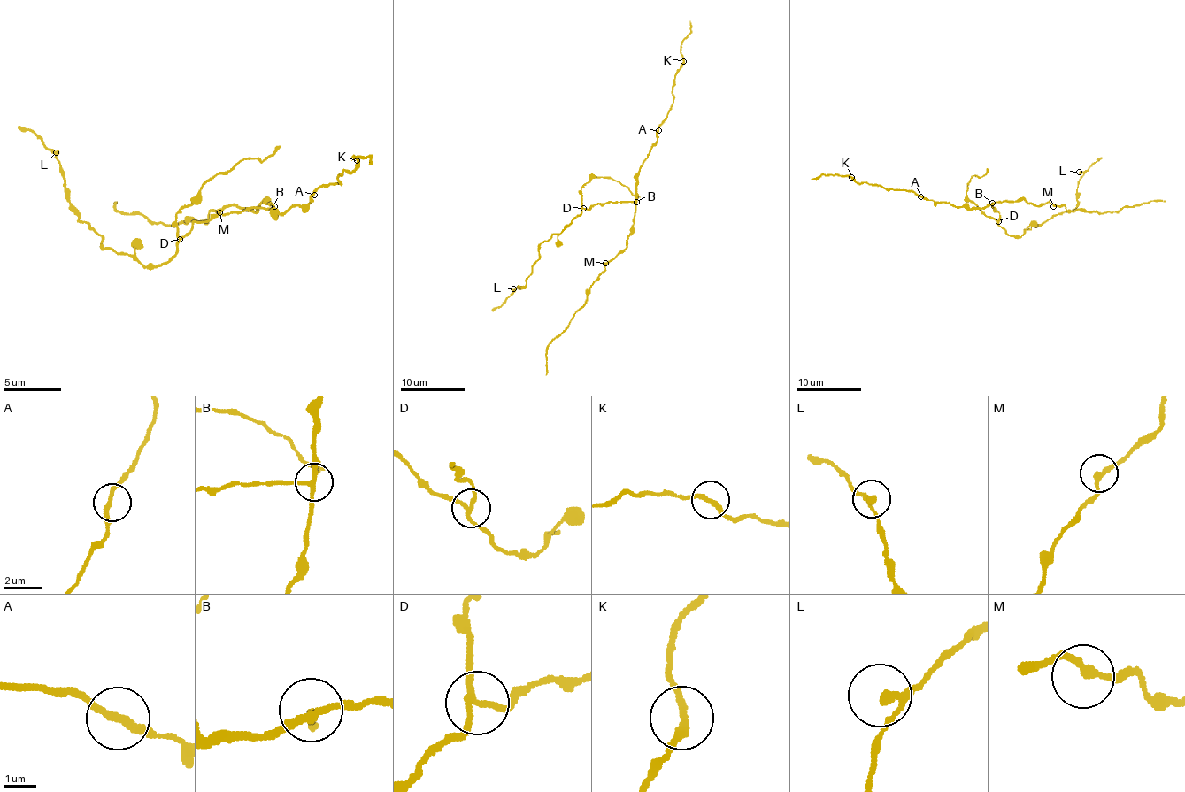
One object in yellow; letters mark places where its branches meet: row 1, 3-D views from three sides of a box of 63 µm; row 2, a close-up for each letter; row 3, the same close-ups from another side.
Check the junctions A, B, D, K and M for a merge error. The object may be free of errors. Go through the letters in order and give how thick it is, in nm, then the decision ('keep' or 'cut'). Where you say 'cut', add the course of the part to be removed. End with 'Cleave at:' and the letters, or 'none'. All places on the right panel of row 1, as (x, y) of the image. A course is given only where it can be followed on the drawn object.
A: 240 nm thick; keep
B: 220 nm thick; keep
D: 190 nm thick; cut; foreign part runs (998, 220), (1010, 235), (1019, 236), (1024, 230), (1057, 214), (1073, 211), (1081, 177), (1102, 157)
K: 240 nm thick; keep
M: 240 nm thick; keep
Cleave at: D

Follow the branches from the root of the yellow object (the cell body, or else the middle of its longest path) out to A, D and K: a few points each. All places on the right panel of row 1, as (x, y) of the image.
A: (992, 206), (955, 207), (948, 203), (934, 203), (920, 196)
D: (992, 206), (1000, 214), (998, 220)
K: (992, 206), (955, 207), (948, 203), (924, 199), (912, 191), (883, 188), (864, 181), (859, 183), (851, 177)

